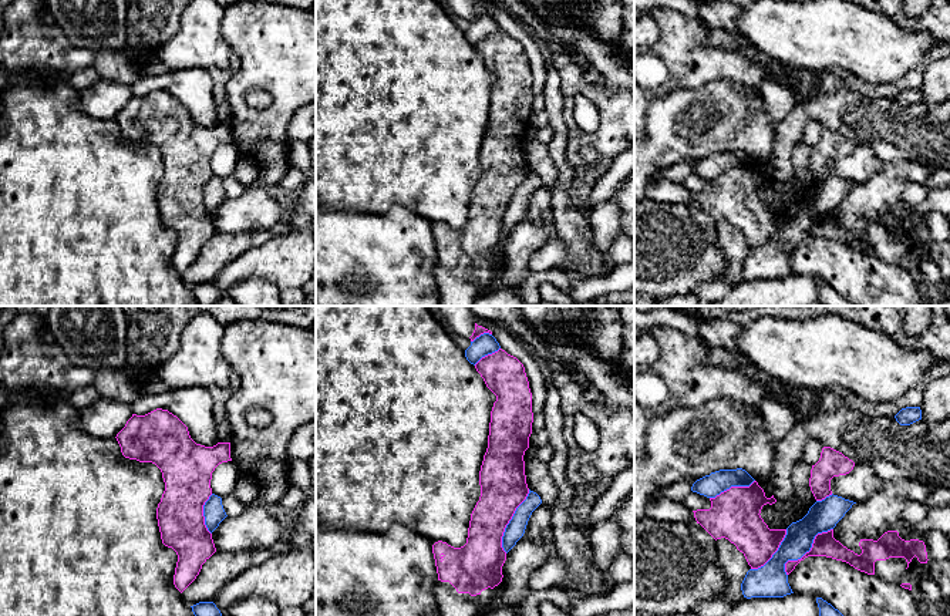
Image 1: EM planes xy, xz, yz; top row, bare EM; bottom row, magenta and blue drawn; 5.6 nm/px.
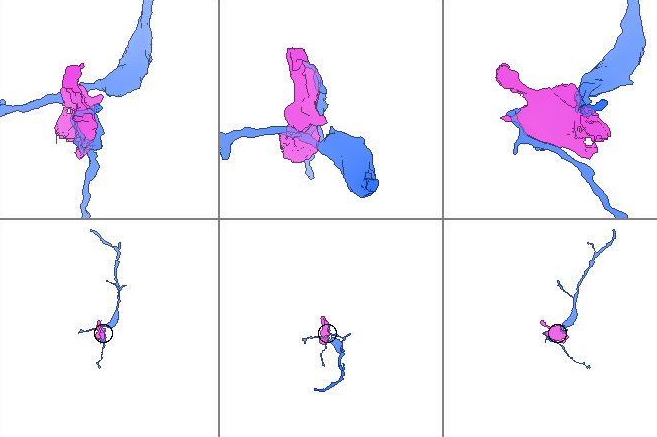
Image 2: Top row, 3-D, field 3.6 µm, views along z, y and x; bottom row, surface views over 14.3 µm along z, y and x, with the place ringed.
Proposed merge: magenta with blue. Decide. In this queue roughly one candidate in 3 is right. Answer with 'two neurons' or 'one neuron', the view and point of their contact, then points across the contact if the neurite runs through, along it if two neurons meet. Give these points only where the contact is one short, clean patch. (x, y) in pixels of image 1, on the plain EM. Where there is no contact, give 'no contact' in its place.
two neurons; meets magenta in yz at (807, 234)

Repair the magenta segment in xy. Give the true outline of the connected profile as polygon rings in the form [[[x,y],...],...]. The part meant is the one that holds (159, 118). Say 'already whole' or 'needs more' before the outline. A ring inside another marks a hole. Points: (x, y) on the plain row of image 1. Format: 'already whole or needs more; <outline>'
already whole; [[[162,90],[145,97],[132,95],[115,120],[125,139],[152,144],[162,154],[165,172],[156,189],[156,201],[162,225],[178,236],[174,266],[182,275],[196,260],[202,246],[216,233],[212,215],[205,206],[203,186],[212,176],[212,154],[219,145],[232,142],[230,124],[218,124],[213,128],[196,125],[188,108]]]

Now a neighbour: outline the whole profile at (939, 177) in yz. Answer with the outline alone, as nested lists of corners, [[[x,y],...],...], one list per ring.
[[[932,168],[929,179],[924,182],[927,191],[936,188],[950,188],[950,171],[944,168]]]

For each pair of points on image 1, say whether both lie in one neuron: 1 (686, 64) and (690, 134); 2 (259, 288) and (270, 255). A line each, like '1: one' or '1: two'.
1: two
2: two

